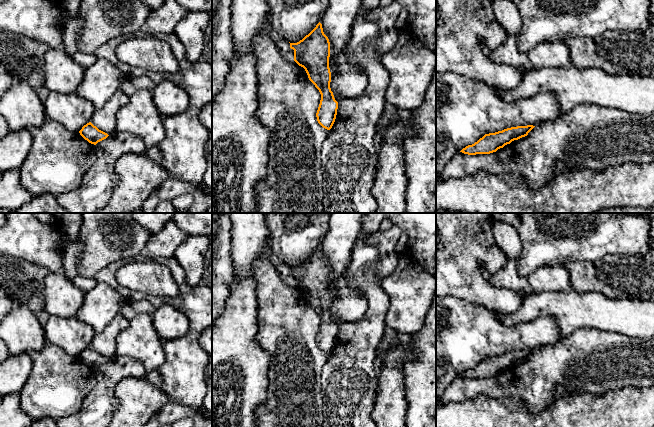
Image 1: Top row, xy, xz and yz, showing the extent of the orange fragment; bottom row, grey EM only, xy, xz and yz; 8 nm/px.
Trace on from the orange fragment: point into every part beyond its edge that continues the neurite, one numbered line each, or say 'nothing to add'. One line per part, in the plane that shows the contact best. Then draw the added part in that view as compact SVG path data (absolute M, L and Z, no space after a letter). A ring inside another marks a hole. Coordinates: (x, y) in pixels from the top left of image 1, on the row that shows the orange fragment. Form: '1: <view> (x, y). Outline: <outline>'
1: xz (283, 45). Outline: M283 38L279 40L277 47L285 60L289 62L294 61L294 50L290 48L290 43L287 40Z

